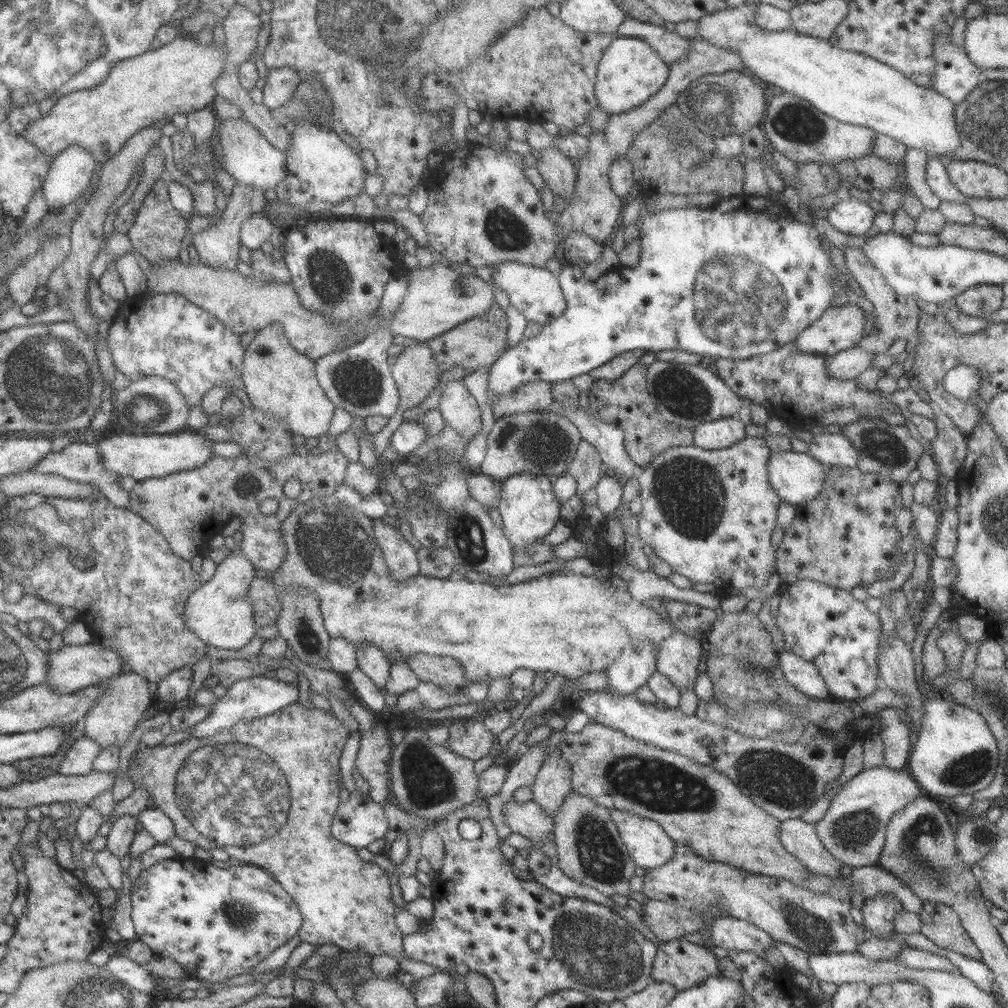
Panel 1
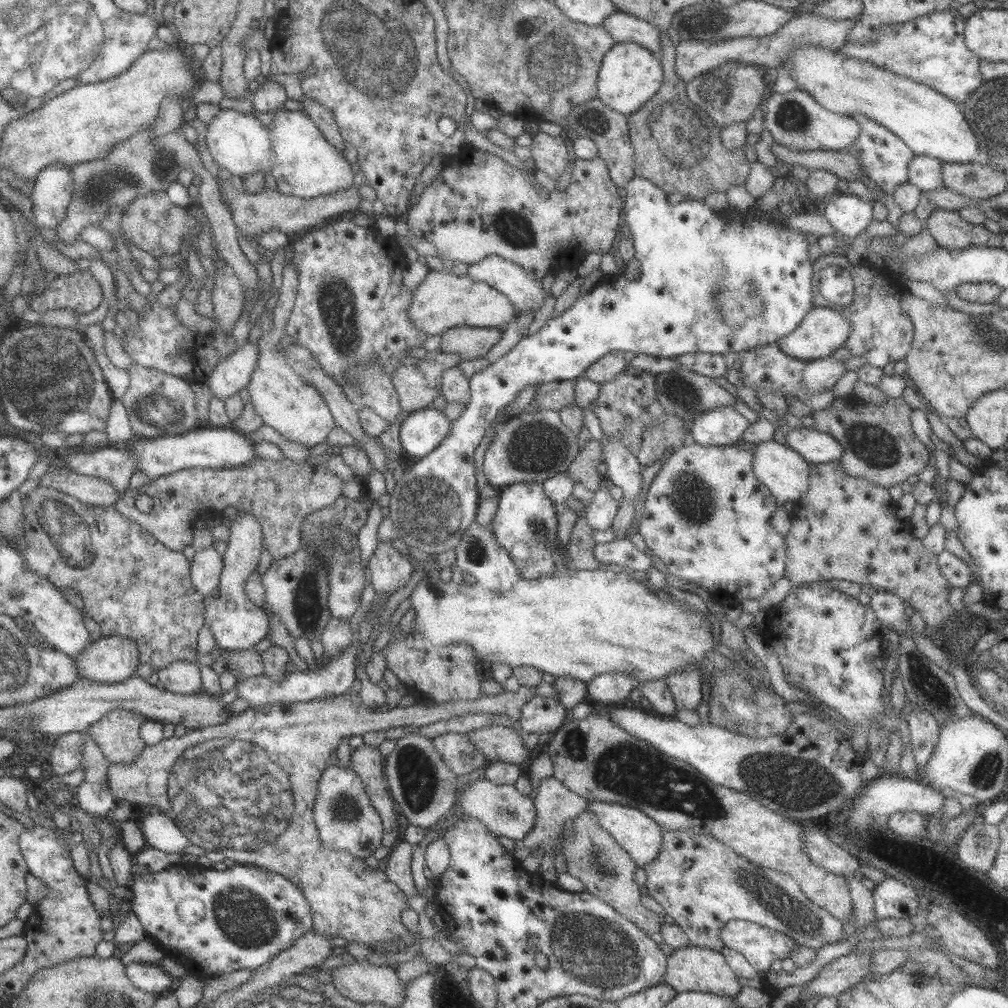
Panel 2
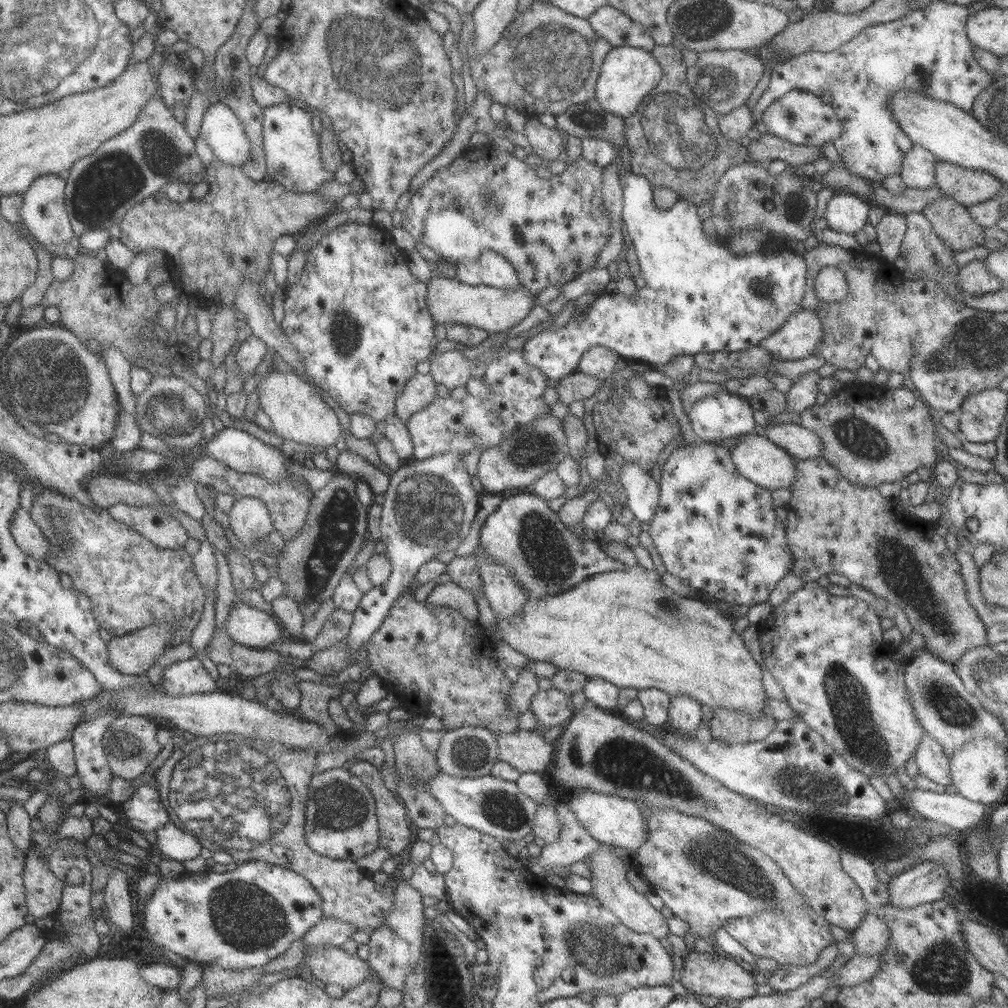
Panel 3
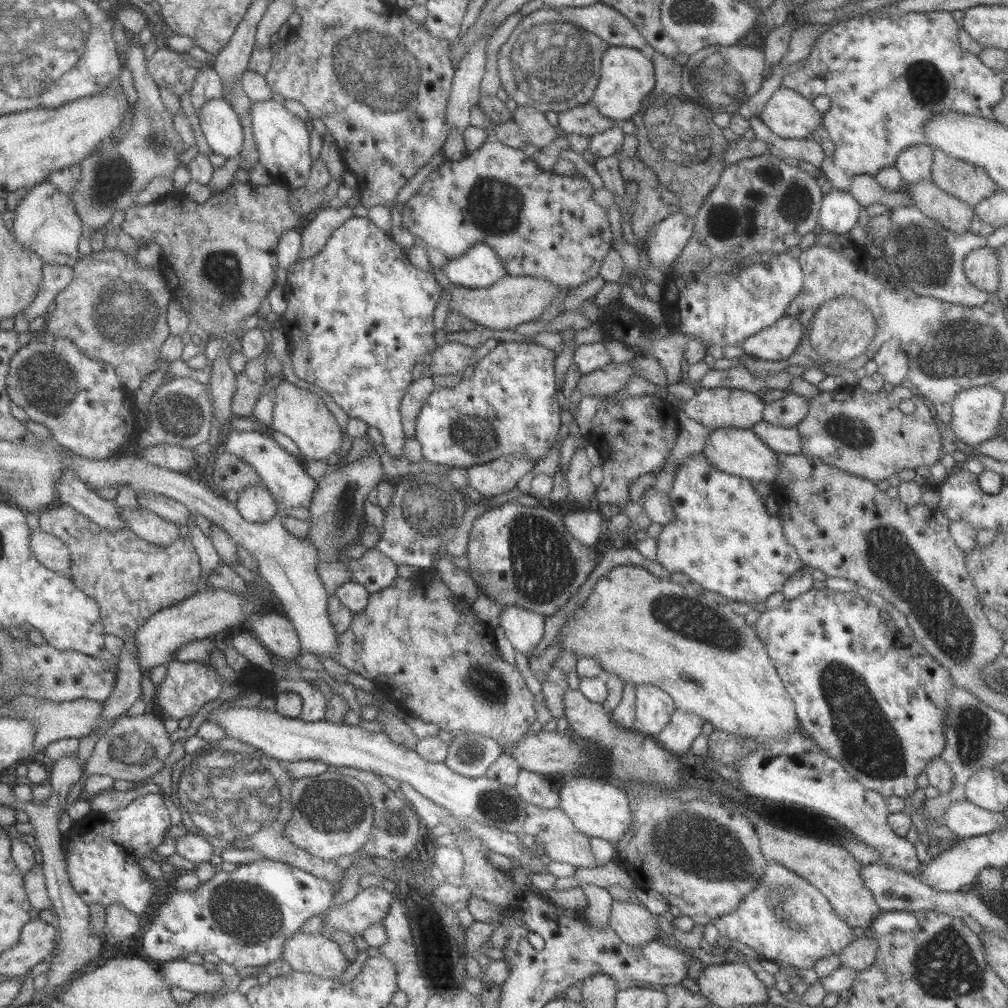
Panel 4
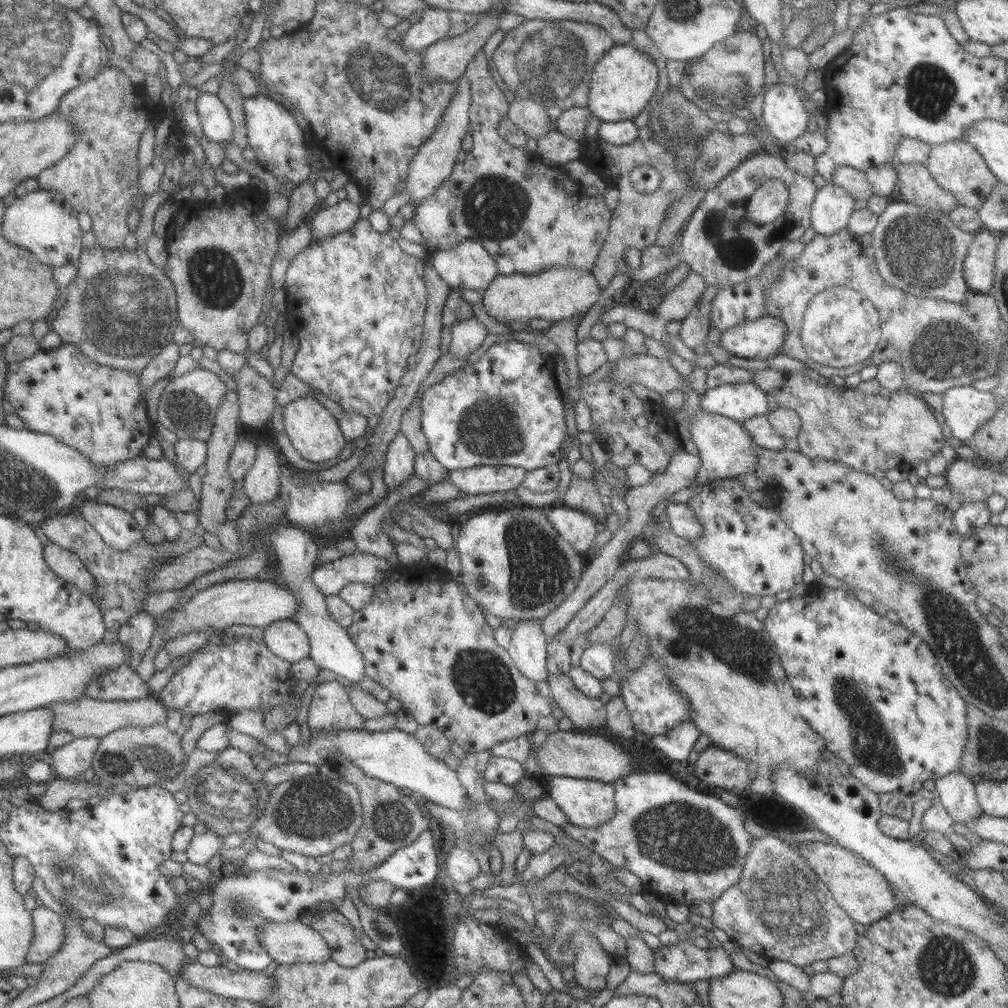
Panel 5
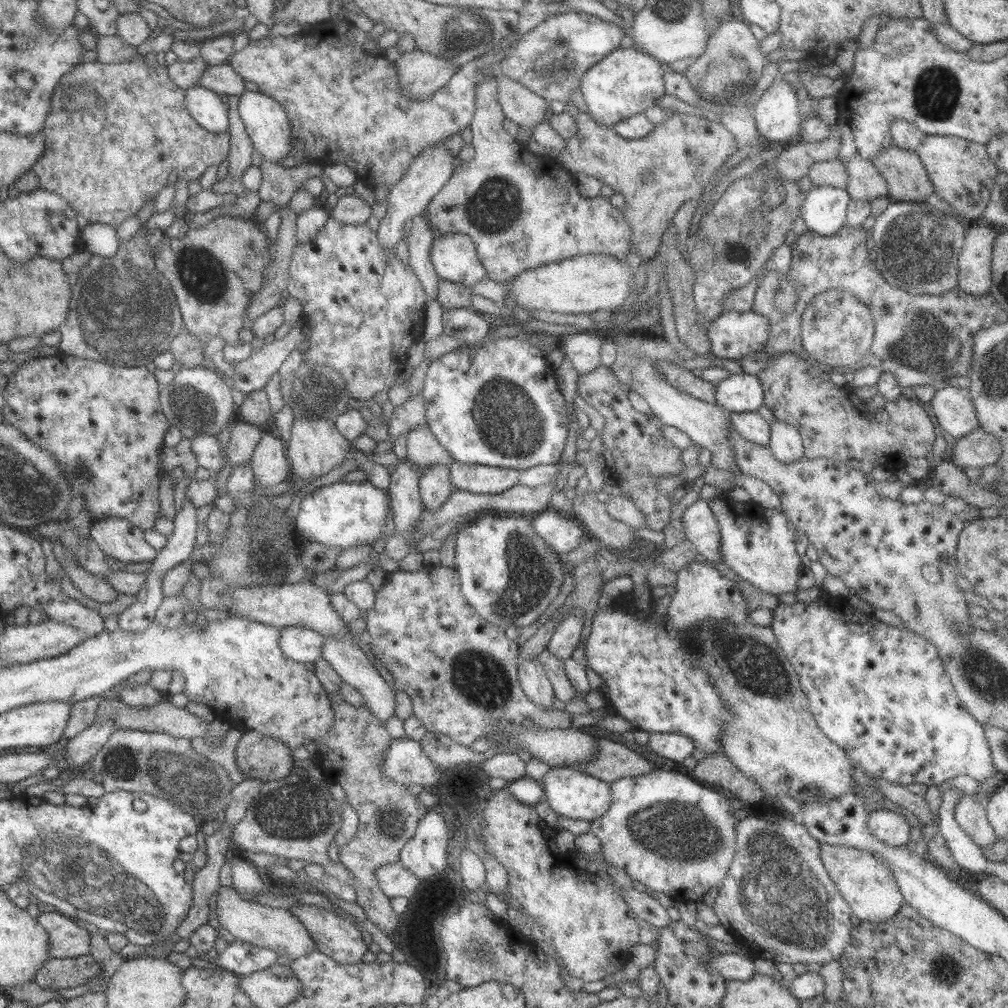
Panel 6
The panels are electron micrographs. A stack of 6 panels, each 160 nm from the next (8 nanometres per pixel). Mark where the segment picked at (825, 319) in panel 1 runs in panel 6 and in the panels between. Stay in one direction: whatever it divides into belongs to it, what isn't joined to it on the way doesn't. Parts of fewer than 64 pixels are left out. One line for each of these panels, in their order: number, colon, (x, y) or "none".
2: (821, 331)
3: (798, 337)
4: (776, 342)
5: (760, 339)
6: (732, 335)

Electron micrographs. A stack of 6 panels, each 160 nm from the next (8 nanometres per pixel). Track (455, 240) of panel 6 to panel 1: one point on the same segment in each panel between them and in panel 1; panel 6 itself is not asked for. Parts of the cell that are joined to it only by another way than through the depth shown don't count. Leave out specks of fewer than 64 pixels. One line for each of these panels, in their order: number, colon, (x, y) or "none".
1: (534, 292)
2: (525, 292)
3: (490, 269)
4: (479, 267)
5: (468, 265)

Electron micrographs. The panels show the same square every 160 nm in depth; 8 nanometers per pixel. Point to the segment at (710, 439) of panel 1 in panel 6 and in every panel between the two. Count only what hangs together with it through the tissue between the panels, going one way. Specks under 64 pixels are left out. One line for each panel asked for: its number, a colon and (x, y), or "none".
2: (723, 426)
3: (717, 418)
4: (714, 408)
5: (739, 402)
6: (741, 392)

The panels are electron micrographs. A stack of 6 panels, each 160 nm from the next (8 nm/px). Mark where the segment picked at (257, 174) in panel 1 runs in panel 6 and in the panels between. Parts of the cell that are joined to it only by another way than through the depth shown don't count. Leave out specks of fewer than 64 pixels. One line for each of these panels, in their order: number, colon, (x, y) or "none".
2: (238, 143)
3: (222, 131)
4: (220, 126)
5: (217, 126)
6: (205, 106)

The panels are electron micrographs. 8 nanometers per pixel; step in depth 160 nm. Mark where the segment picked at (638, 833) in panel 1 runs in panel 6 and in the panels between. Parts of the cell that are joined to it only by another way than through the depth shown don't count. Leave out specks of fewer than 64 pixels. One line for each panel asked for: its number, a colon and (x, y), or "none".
2: (639, 836)
3: (612, 820)
4: (599, 808)
5: (586, 803)
6: (569, 793)

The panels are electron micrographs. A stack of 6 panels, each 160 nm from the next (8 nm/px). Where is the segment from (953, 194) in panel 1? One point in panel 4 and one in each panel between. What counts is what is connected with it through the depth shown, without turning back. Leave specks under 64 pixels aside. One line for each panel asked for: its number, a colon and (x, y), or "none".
2: (924, 172)
3: (917, 170)
4: (913, 164)

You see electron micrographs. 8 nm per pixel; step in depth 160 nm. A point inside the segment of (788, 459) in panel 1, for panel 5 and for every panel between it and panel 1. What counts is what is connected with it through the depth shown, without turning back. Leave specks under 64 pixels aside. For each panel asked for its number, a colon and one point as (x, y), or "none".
2: (785, 473)
3: (765, 464)
4: (737, 451)
5: (725, 449)

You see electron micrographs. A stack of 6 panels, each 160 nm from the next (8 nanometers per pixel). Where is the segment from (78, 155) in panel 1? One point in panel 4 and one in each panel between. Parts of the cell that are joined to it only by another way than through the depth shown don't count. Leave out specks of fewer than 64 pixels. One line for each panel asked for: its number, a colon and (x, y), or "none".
2: (52, 189)
3: (42, 210)
4: (45, 222)

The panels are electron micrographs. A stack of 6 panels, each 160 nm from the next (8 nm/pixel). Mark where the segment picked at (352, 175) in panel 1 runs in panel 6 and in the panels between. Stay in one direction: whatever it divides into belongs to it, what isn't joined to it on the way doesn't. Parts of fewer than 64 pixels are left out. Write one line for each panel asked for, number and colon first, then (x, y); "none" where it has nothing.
2: (305, 165)
3: (291, 151)
4: (282, 140)
5: (277, 141)
6: (265, 122)

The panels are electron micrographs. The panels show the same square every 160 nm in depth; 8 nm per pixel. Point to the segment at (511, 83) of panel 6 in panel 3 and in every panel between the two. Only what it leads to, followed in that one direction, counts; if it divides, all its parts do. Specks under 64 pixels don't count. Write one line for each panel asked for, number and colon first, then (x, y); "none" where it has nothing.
3: (546, 143)
4: (539, 133)
5: (531, 118)

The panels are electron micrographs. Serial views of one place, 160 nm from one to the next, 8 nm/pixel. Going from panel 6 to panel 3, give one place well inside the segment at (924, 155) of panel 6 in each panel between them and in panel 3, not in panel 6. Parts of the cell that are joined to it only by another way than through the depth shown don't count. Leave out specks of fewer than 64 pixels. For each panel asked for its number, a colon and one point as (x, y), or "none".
3: (967, 186)
4: (970, 184)
5: (955, 166)

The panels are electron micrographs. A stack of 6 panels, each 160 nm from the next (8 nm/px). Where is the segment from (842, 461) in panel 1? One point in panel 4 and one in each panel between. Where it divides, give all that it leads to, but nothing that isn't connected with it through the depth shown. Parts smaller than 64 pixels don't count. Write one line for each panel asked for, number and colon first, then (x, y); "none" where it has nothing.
2: (816, 447)
3: (801, 443)
4: (785, 440)

